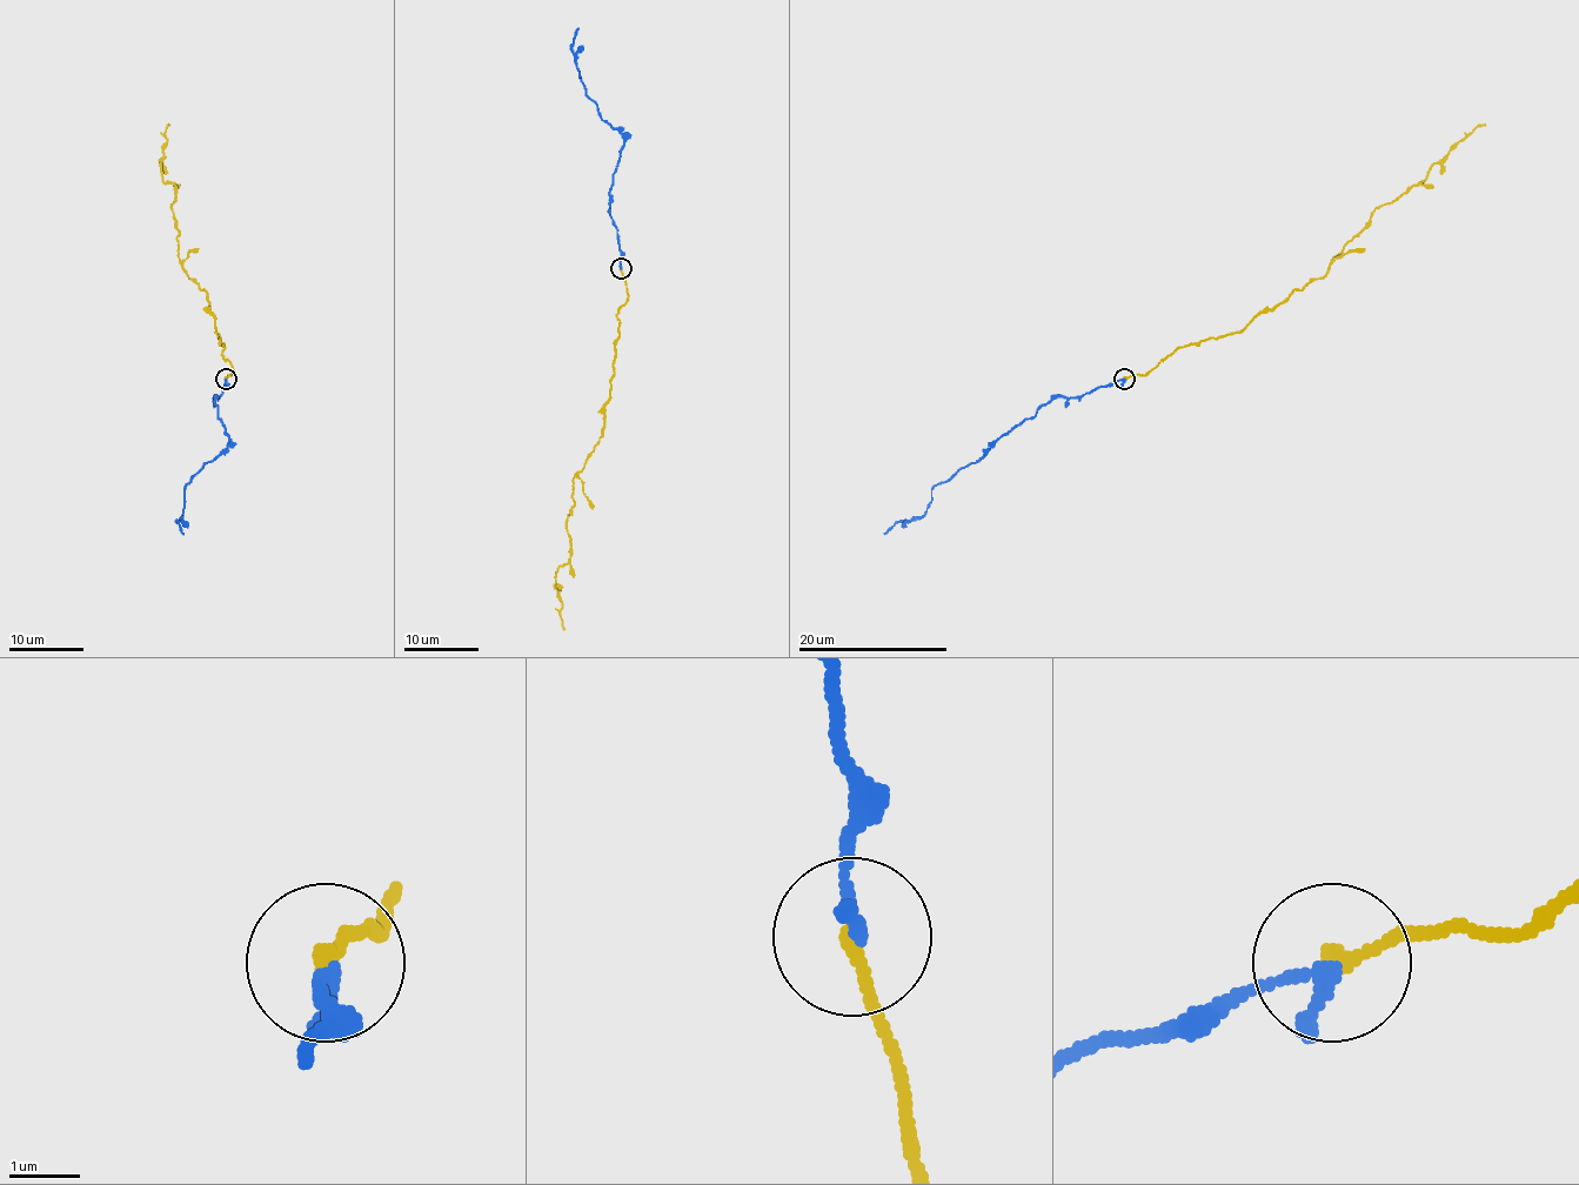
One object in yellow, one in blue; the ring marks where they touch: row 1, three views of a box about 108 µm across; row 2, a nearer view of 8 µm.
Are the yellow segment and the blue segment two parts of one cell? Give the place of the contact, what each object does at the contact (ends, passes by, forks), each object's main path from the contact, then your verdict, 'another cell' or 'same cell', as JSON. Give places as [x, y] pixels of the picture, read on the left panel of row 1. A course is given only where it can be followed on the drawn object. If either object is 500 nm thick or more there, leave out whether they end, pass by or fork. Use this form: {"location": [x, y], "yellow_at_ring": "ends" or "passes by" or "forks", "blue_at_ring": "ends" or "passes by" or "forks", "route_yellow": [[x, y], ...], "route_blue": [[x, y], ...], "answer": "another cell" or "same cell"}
{"location": [226, 379], "yellow_at_ring": "ends", "blue_at_ring": "ends", "route_yellow": [[225, 377], [233, 367], [221, 355], [208, 294], [179, 256], [174, 187], [164, 180], [160, 163], [169, 124]], "route_blue": [[227, 377], [223, 390], [214, 396], [228, 444], [206, 462], [186, 486], [184, 510], [176, 521], [184, 535]], "answer": "same cell"}

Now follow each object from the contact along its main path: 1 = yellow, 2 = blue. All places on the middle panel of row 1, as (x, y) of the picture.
1: (620, 269), (628, 301), (616, 314), (603, 435), (574, 479), (566, 521), (569, 556), (555, 582), (564, 629)
2: (622, 269), (609, 196), (623, 136), (601, 118), (597, 105), (581, 80), (571, 44), (579, 28)

